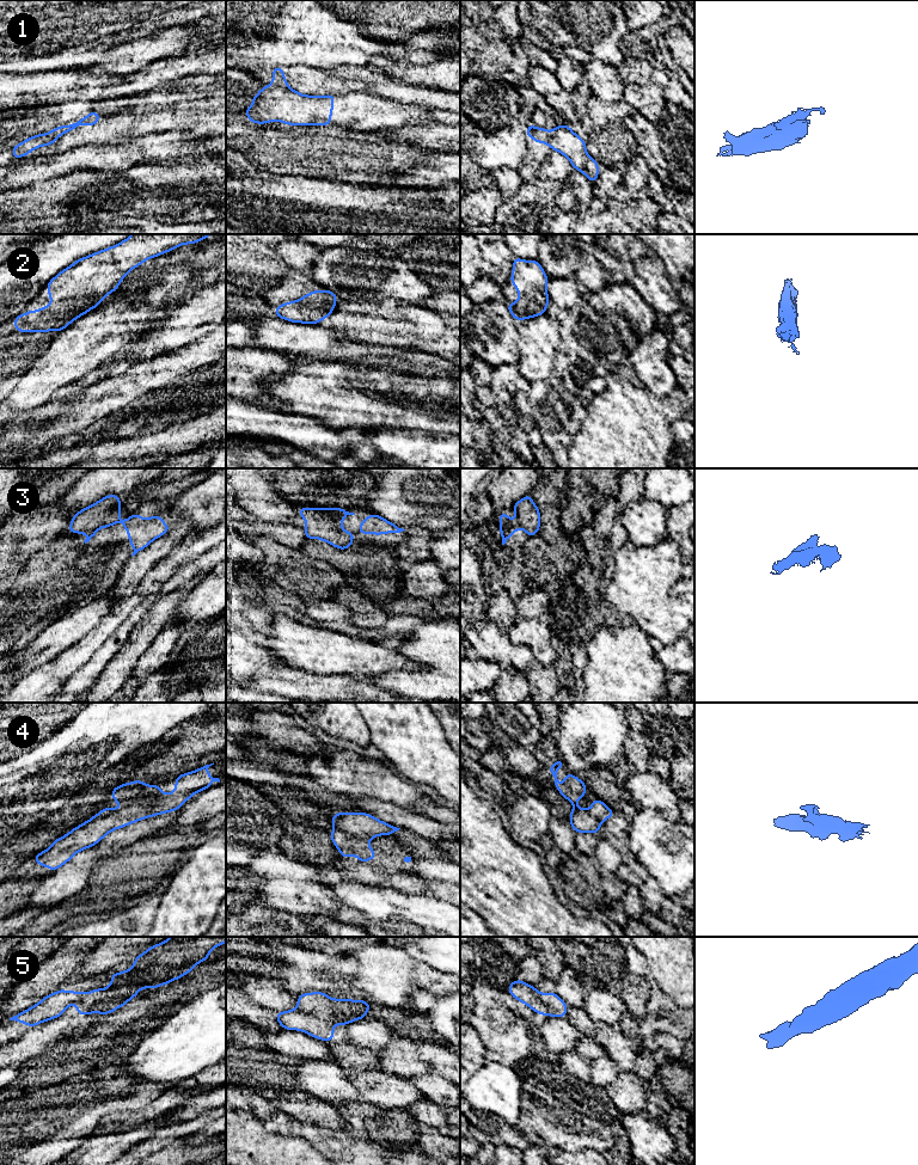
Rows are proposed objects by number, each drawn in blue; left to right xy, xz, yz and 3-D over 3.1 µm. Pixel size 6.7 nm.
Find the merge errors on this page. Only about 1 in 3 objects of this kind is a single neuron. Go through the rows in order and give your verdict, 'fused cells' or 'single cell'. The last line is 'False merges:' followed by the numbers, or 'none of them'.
1: fused cells
2: single cell
3: single cell
4: single cell
5: fused cells
False merges: 1, 5

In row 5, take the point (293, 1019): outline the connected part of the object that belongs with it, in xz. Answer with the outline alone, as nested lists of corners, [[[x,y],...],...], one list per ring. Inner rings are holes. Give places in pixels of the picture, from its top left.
[[[301,1010],[279,1012],[275,1017],[284,1030],[299,1030],[325,1042],[332,1041],[335,1037],[330,1024]]]

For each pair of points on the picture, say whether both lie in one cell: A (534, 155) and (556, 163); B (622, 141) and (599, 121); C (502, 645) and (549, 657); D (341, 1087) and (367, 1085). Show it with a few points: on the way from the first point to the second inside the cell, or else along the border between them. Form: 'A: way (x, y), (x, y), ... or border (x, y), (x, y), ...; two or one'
A: border (552, 151), (542, 165), (538, 177); two
B: way (616, 138), (605, 127); one
C: border (508, 636), (514, 643), (525, 644), (534, 661); two
D: border (349, 1072), (349, 1079), (357, 1091), (359, 1099); two

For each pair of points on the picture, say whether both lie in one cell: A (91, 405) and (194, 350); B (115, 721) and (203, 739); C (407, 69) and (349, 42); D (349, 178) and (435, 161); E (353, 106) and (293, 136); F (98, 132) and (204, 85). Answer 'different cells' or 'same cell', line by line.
A: same cell
B: different cells
C: different cells
D: same cell
E: different cells
F: different cells

